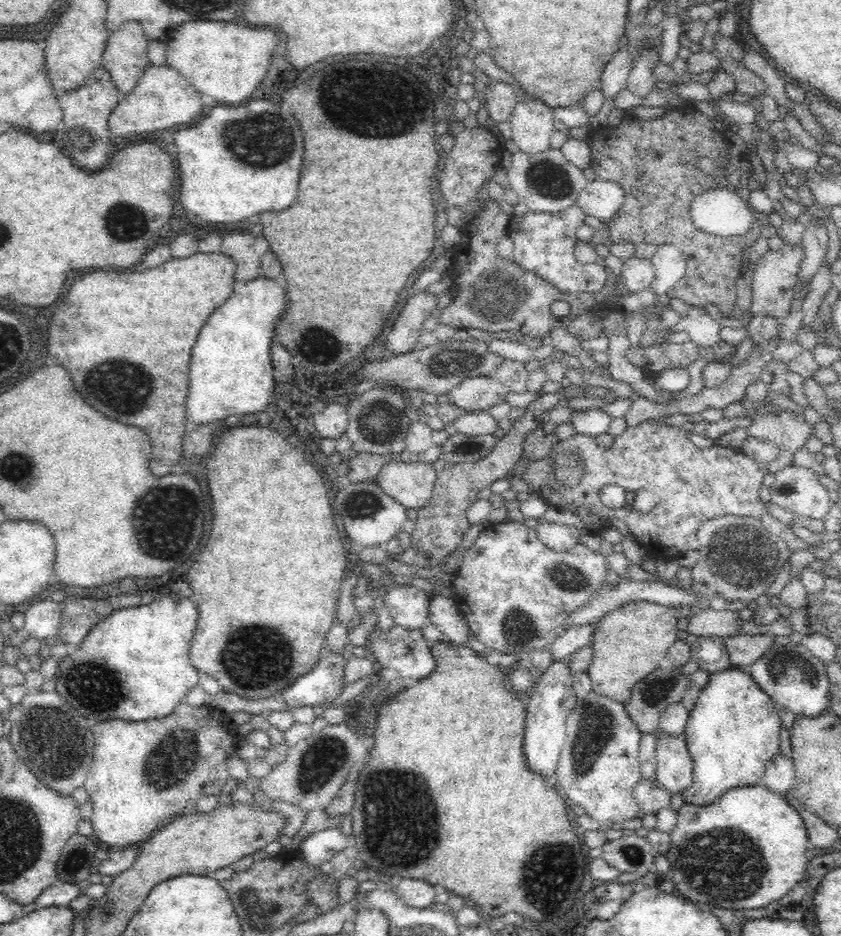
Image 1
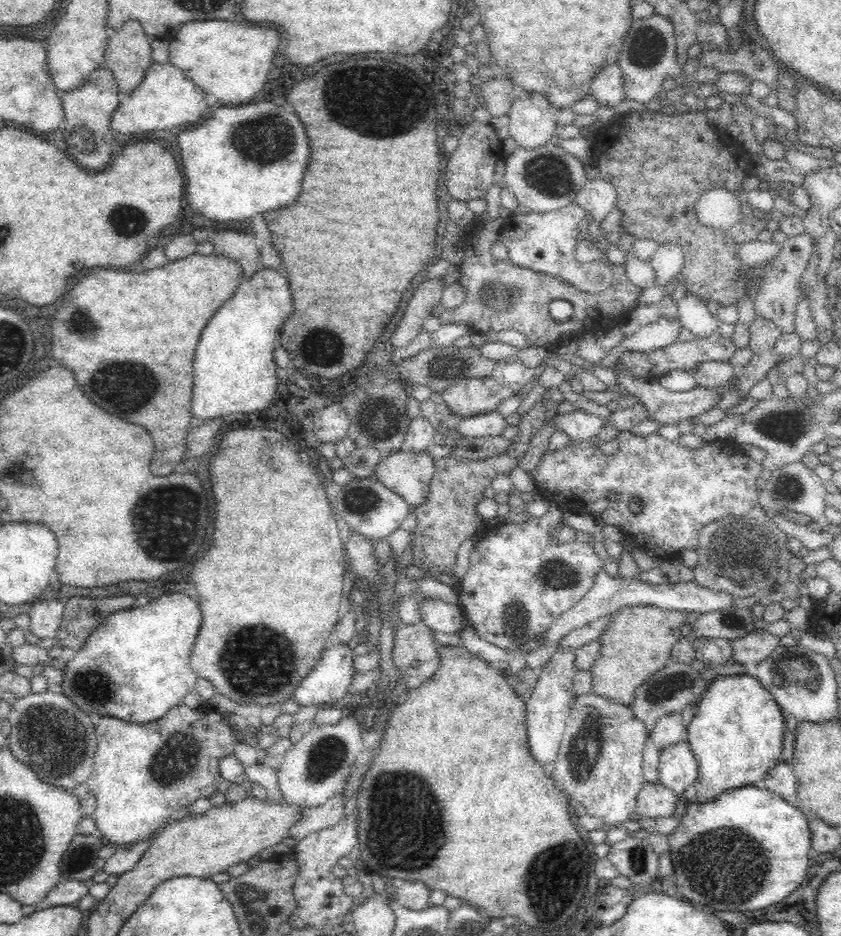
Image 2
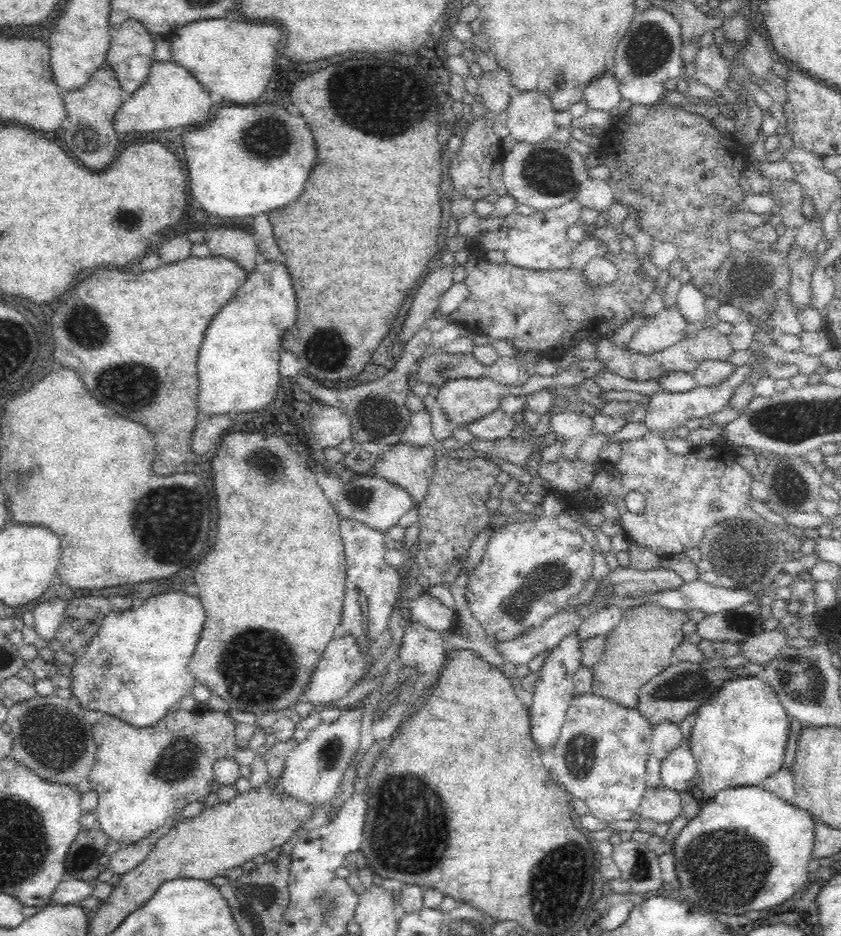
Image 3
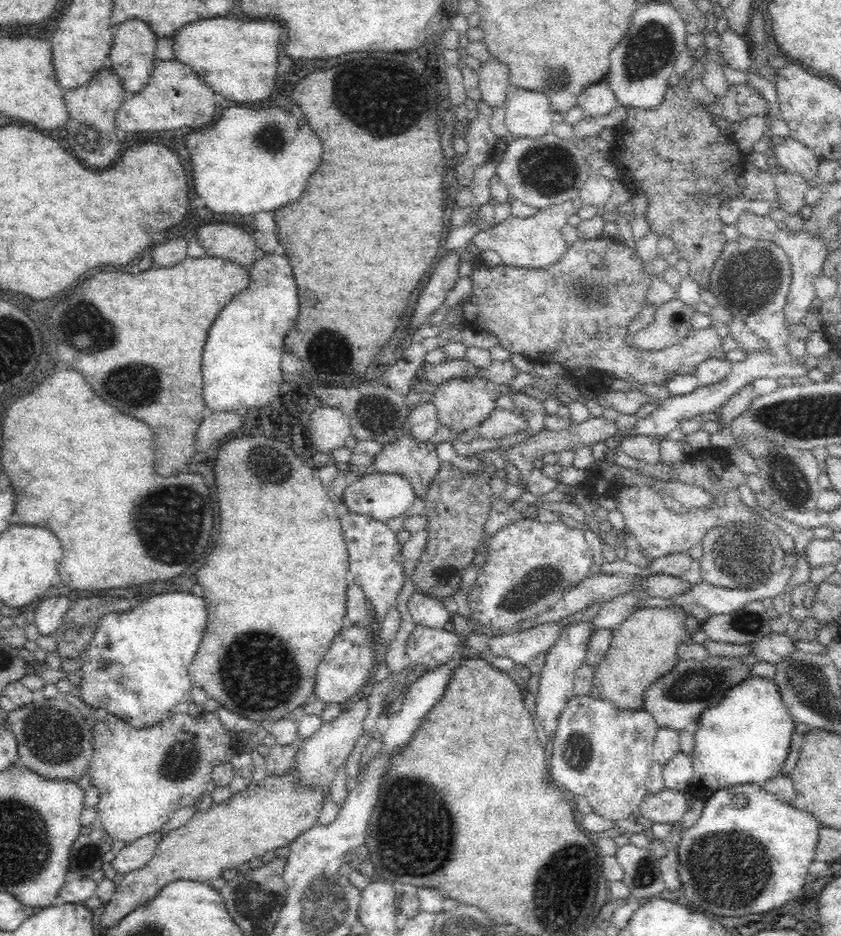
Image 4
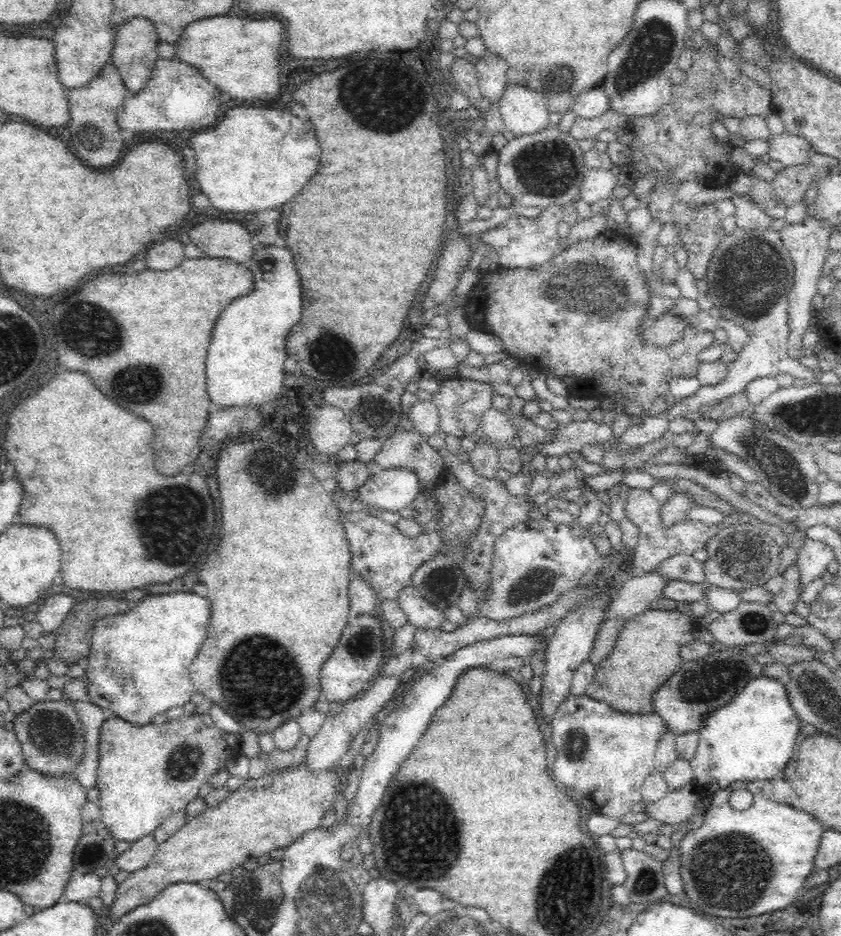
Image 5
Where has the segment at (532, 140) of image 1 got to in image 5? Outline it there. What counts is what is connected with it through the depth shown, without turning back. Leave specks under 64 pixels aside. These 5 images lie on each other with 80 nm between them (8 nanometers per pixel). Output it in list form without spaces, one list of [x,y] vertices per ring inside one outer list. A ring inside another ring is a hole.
[[[509,83],[498,103],[503,123],[514,137],[551,127],[549,104],[541,92]]]

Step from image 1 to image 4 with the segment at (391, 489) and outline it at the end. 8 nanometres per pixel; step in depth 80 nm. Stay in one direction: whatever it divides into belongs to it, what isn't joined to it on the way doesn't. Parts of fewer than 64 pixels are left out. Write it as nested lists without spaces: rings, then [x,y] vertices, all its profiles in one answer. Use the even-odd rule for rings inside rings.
[[[402,435],[383,446],[373,467],[378,474],[402,476],[412,485],[414,495],[422,498],[439,472],[440,463],[432,440],[418,442],[410,435]]]

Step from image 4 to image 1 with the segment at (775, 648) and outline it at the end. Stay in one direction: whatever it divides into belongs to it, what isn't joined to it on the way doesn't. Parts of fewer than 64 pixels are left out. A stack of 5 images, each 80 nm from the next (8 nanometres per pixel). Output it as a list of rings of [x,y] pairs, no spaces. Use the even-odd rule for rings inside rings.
[[[768,633],[724,636],[722,645],[724,651],[728,653],[730,666],[741,667],[756,662],[773,645],[772,638],[773,636]]]

